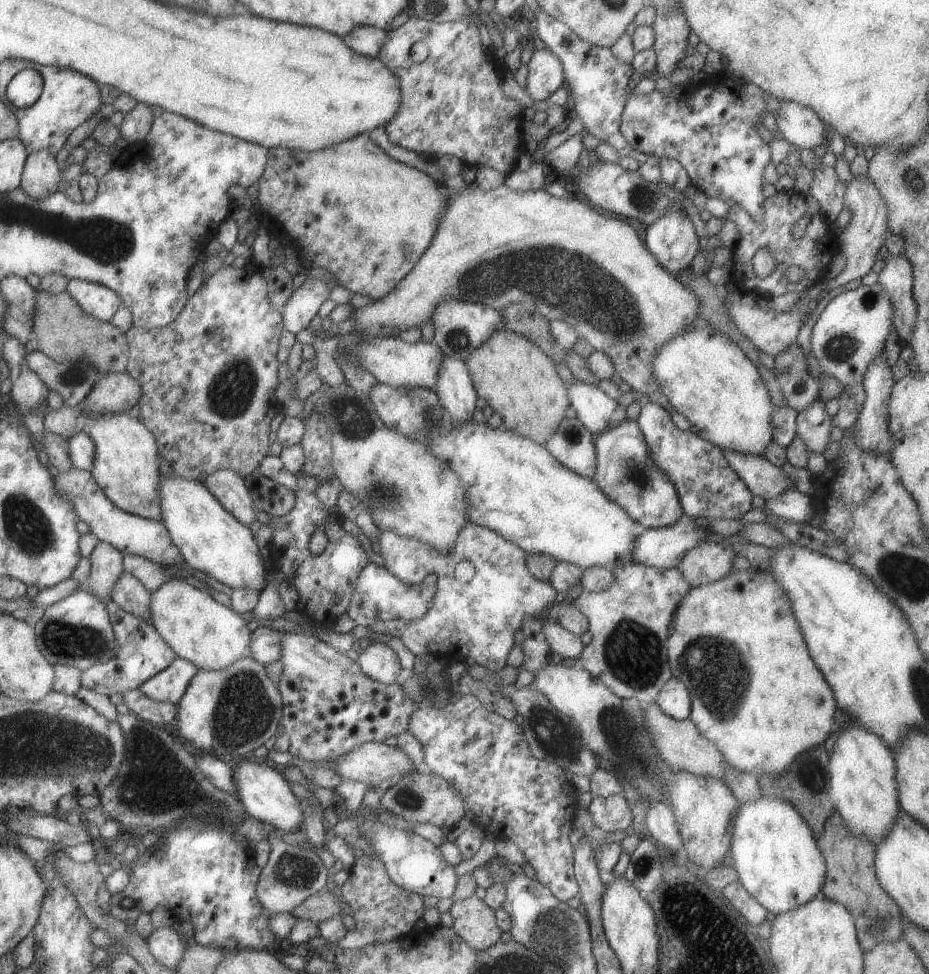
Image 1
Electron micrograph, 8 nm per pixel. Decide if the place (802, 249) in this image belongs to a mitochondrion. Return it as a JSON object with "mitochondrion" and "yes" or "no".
{"mitochondrion":"no"}

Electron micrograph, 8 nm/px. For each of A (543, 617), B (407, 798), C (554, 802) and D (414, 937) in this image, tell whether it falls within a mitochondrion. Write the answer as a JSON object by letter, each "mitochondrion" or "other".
{"A":"other","B":"mitochondrion","C":"other","D":"other"}

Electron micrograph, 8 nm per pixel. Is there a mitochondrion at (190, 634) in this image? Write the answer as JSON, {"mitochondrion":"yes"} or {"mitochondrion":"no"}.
{"mitochondrion":"no"}

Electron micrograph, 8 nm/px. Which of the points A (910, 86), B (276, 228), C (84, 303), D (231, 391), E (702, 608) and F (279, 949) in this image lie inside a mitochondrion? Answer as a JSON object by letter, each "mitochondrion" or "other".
{"A":"other","B":"other","C":"other","D":"mitochondrion","E":"other","F":"other"}

